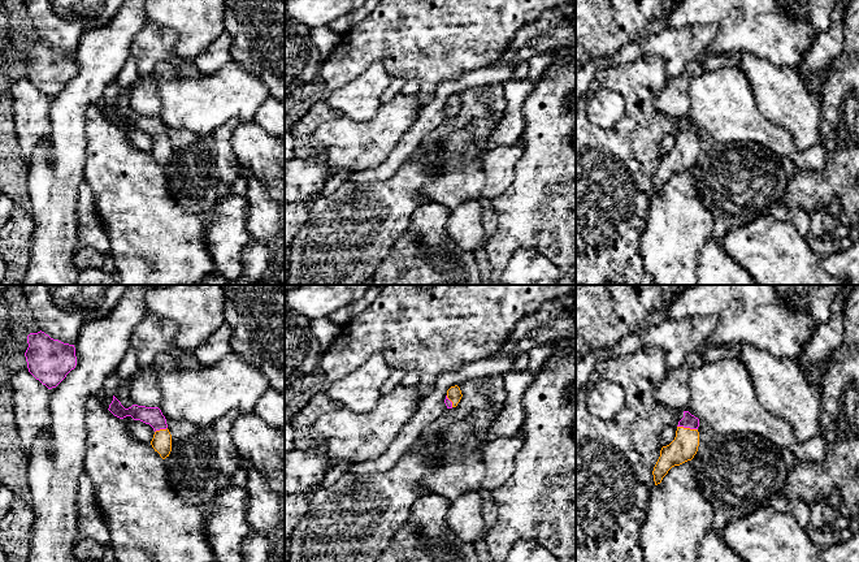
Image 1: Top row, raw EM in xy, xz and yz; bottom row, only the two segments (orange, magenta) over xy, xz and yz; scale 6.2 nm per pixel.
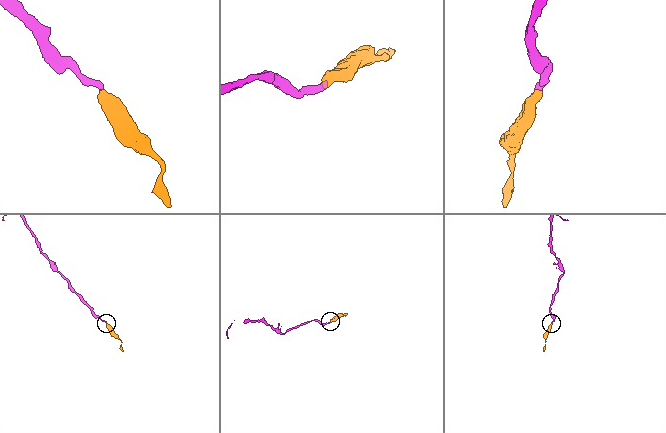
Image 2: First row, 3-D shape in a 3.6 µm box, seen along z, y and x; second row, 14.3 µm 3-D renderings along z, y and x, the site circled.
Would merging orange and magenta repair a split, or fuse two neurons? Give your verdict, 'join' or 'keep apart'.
join

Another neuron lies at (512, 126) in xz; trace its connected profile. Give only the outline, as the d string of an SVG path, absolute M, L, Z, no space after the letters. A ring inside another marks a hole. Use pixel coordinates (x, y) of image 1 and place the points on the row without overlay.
M511 78L502 85L506 111L490 138L491 148L512 146L522 138L526 129L522 107L534 87L535 81L530 78L524 81Z

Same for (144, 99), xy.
M175 61L156 64L151 77L139 78L130 86L130 108L138 114L159 116L162 105L159 96L159 83L162 79L175 78L179 78Z

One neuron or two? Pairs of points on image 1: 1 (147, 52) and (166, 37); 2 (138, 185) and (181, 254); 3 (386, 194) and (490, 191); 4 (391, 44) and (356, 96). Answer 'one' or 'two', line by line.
1: one
2: one
3: two
4: two

